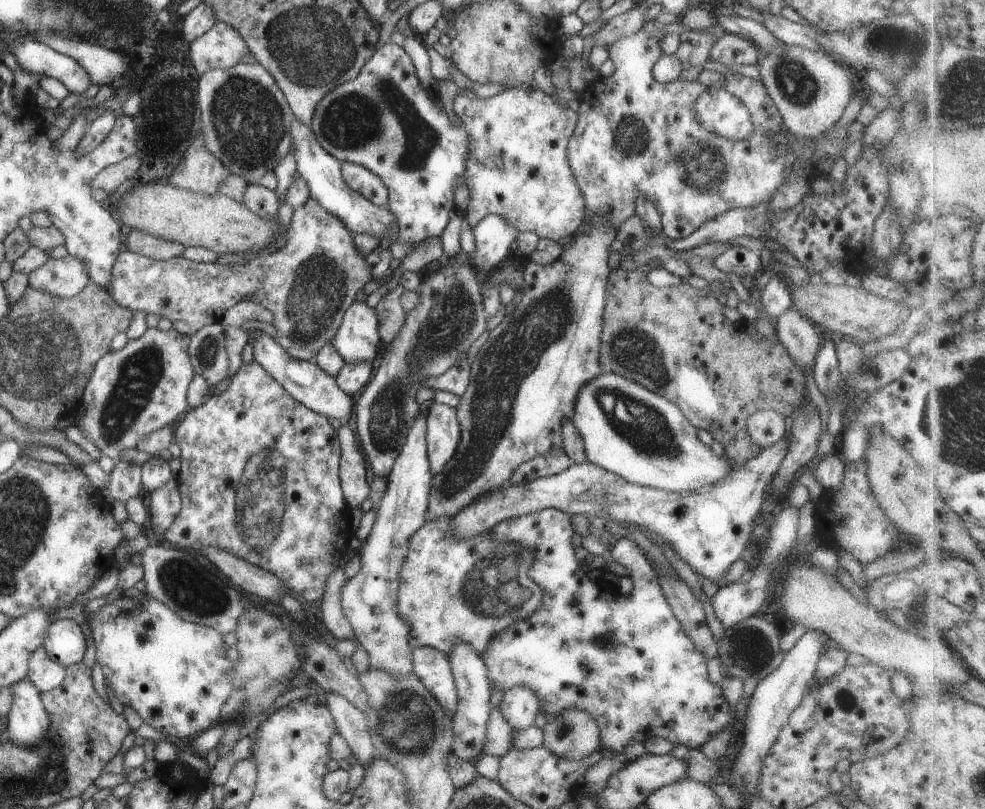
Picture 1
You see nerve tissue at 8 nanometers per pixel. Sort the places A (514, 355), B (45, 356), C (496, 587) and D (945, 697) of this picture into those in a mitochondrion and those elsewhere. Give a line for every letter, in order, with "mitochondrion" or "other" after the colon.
A: mitochondrion
B: mitochondrion
C: mitochondrion
D: other

